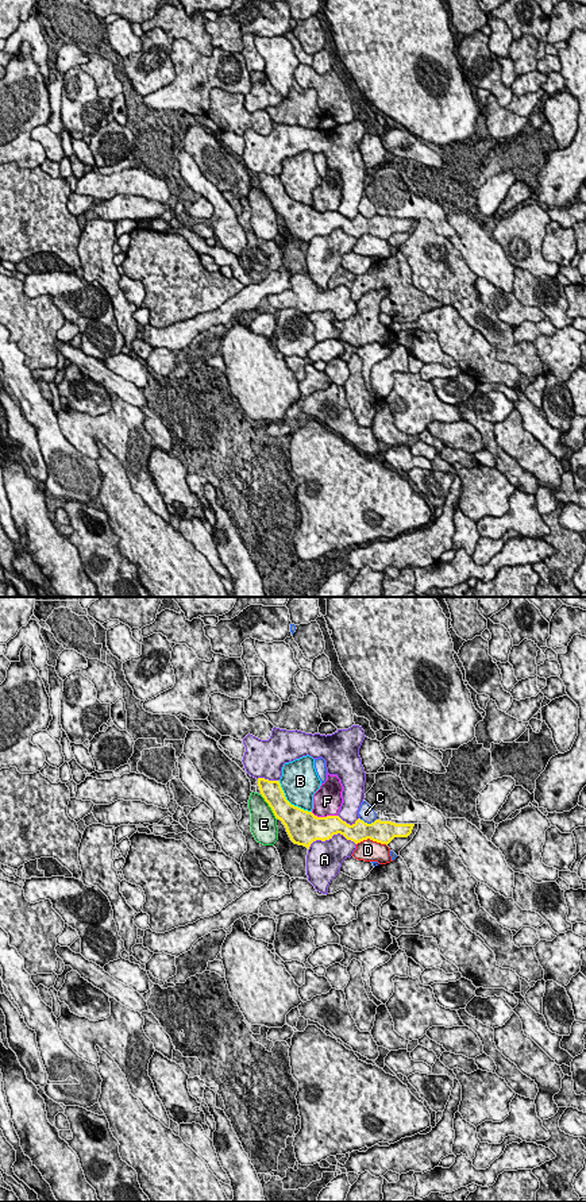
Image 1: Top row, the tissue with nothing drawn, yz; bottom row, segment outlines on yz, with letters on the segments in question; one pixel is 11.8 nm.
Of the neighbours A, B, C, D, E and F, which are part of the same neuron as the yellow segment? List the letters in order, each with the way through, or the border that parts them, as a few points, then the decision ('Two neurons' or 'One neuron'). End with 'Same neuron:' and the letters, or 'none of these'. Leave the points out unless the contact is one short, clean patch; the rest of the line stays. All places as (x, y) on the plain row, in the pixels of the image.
A: Two neurons
B: Two neurons
C: Two neurons
D: Two neurons
E: Two neurons
F: Two neurons
Same neuron: none of these

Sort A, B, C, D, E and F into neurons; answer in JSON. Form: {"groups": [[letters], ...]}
{"groups": [["A"], ["B"], ["C"], ["D"], ["E"], ["F"]]}

